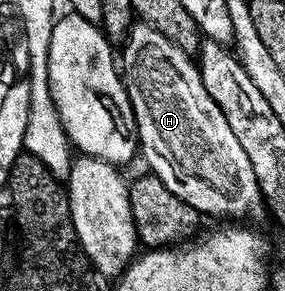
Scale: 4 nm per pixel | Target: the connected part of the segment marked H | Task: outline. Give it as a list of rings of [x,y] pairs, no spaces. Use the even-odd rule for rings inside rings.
[[[143,24],[133,25],[126,41],[123,43],[124,62],[122,58],[122,77],[124,85],[128,88],[128,99],[132,102],[132,114],[136,118],[136,133],[138,135],[138,146],[142,151],[142,158],[148,161],[147,169],[156,175],[158,180],[162,180],[162,184],[166,184],[166,188],[170,192],[174,192],[174,196],[178,196],[186,204],[190,204],[201,215],[217,214],[220,218],[232,218],[228,220],[240,220],[243,214],[252,214],[256,209],[262,206],[262,197],[260,194],[259,182],[255,178],[254,169],[251,168],[249,157],[246,156],[245,149],[238,144],[237,137],[234,136],[233,129],[228,125],[226,118],[222,114],[222,109],[218,108],[218,104],[210,98],[209,92],[203,87],[203,76],[201,67],[192,63],[193,59],[179,46],[177,42],[171,38],[162,36],[162,32],[158,32],[153,26],[145,26]]]

